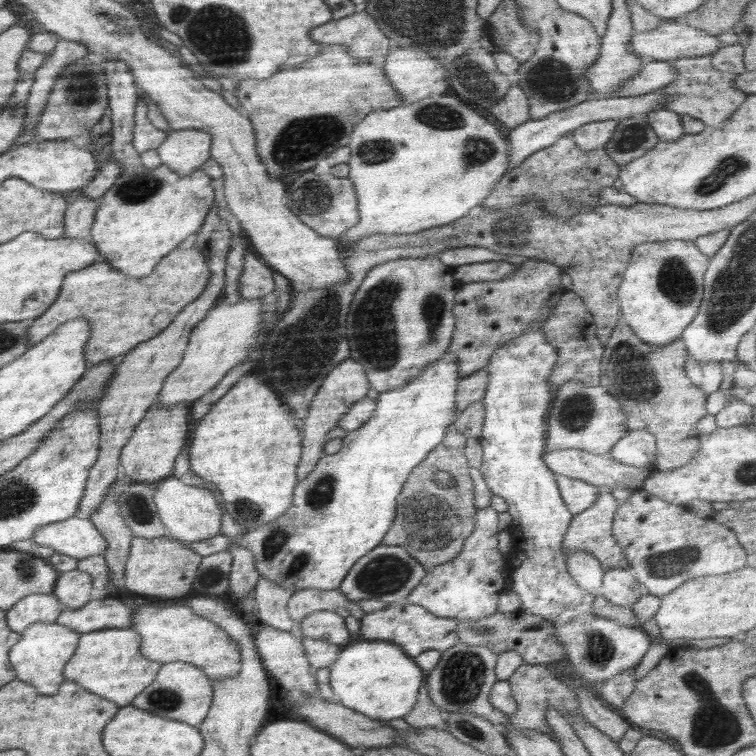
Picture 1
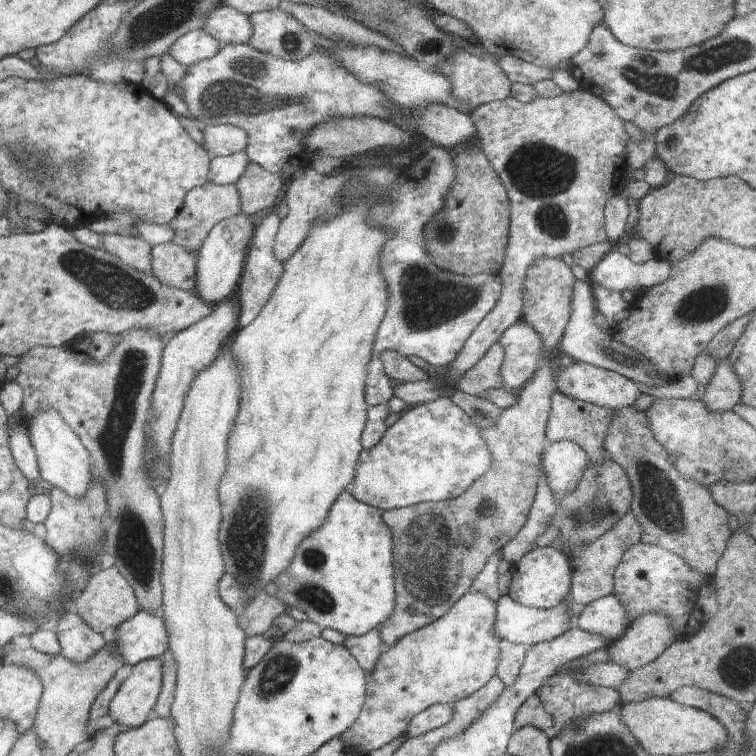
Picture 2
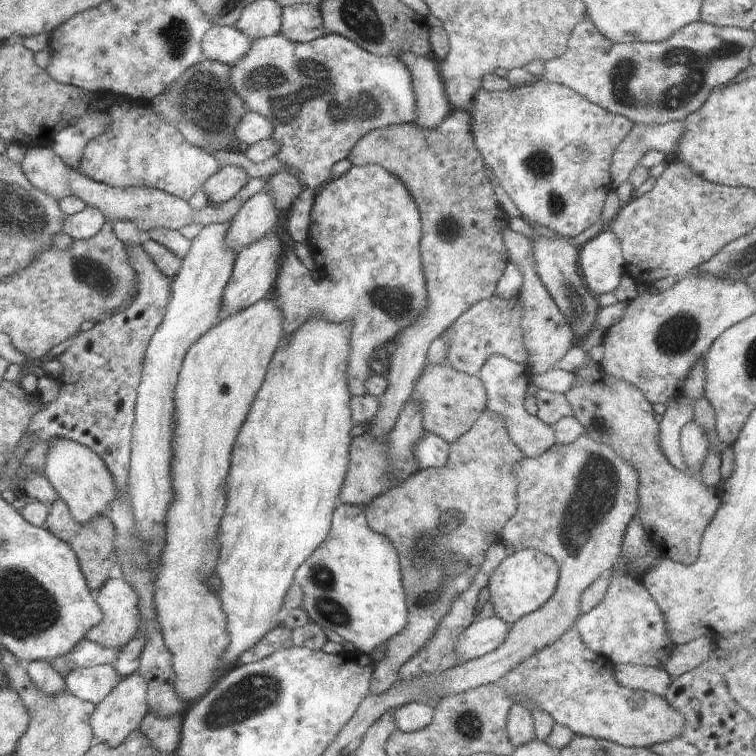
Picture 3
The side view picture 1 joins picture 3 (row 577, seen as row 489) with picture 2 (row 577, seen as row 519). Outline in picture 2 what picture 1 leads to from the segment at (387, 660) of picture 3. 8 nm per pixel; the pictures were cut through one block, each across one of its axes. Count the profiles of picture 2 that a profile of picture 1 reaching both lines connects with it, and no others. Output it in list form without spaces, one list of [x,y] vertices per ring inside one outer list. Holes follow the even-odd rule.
[[[550,356],[542,360],[536,374],[518,391],[518,402],[501,411],[494,426],[481,428],[480,434],[494,458],[490,470],[478,478],[462,496],[439,503],[418,503],[401,510],[382,511],[382,518],[392,533],[394,565],[394,610],[390,618],[379,627],[384,648],[394,646],[402,636],[438,620],[460,600],[472,586],[488,557],[499,552],[526,524],[530,508],[535,500],[538,478],[542,476],[543,454],[548,447],[546,426],[551,411],[551,396],[554,392],[556,363]]]

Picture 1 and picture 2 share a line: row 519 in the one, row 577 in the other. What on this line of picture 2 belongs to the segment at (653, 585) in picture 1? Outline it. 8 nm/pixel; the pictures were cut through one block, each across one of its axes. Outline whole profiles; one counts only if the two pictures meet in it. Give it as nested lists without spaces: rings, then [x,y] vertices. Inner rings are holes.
[[[640,541],[633,544],[622,556],[614,573],[614,596],[624,606],[626,616],[634,622],[644,614],[660,612],[672,620],[678,632],[676,641],[687,639],[700,632],[703,624],[718,612],[718,598],[714,575],[692,571],[677,554],[655,544]]]

